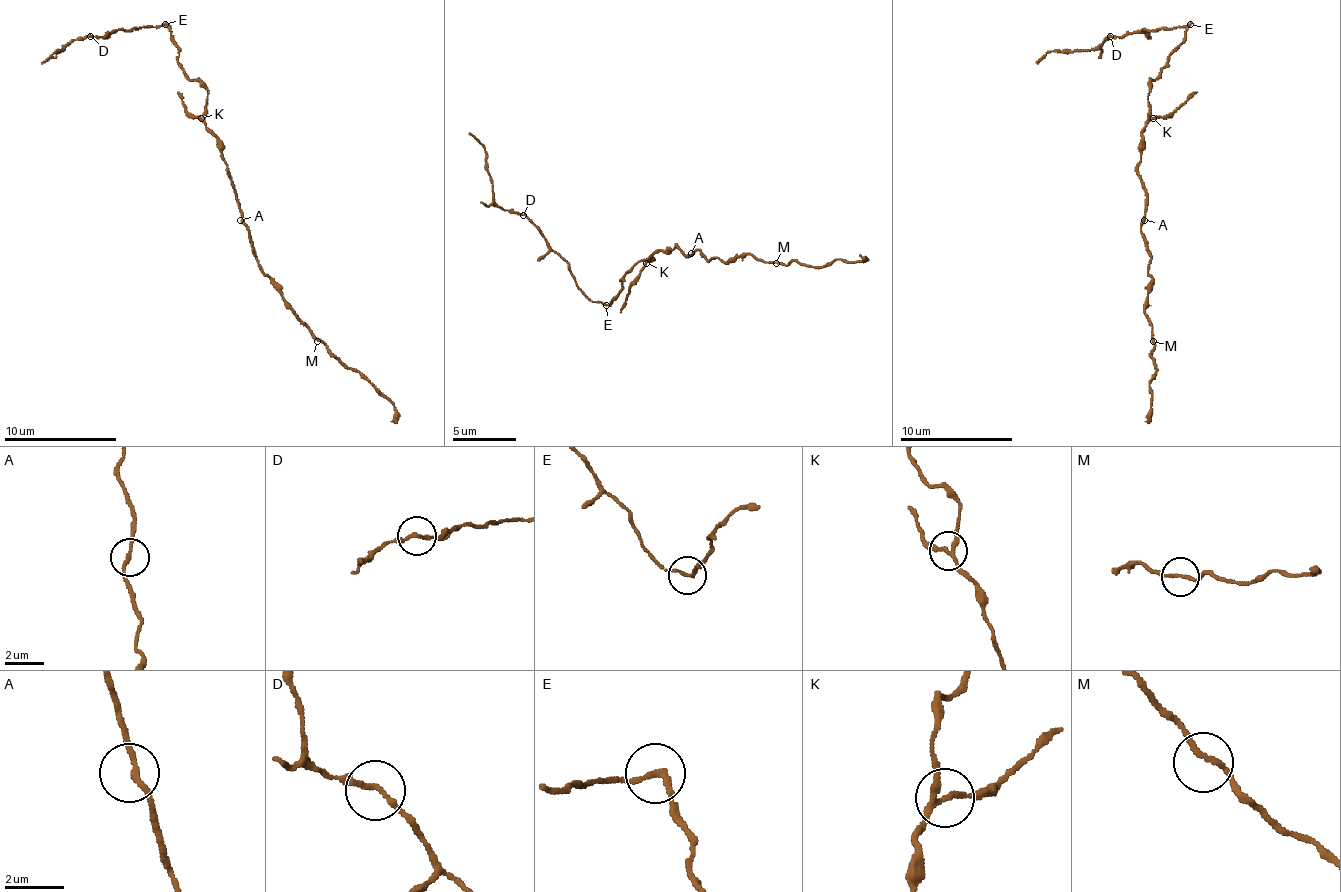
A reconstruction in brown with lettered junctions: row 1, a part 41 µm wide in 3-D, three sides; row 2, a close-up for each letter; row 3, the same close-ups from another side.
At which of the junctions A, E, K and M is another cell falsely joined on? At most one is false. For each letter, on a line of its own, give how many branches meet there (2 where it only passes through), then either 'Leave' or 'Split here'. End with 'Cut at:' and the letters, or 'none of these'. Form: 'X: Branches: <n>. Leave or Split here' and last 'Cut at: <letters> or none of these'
A: Branches: 2. Leave
E: Branches: 2. Split here
K: Branches: 3. Leave
M: Branches: 2. Leave
Cut at: E

